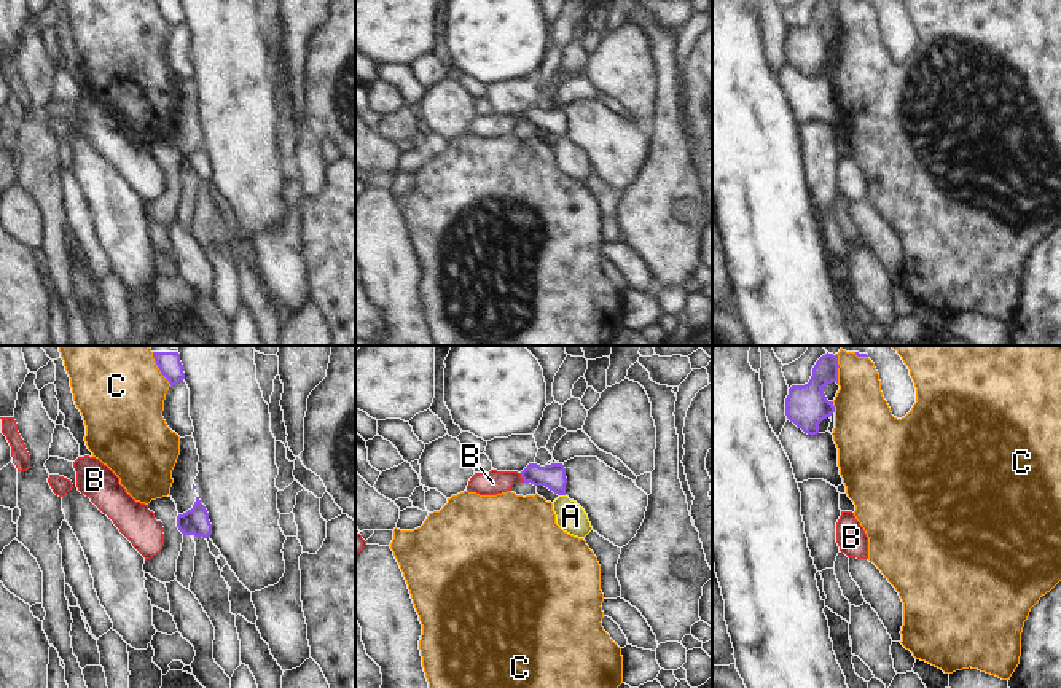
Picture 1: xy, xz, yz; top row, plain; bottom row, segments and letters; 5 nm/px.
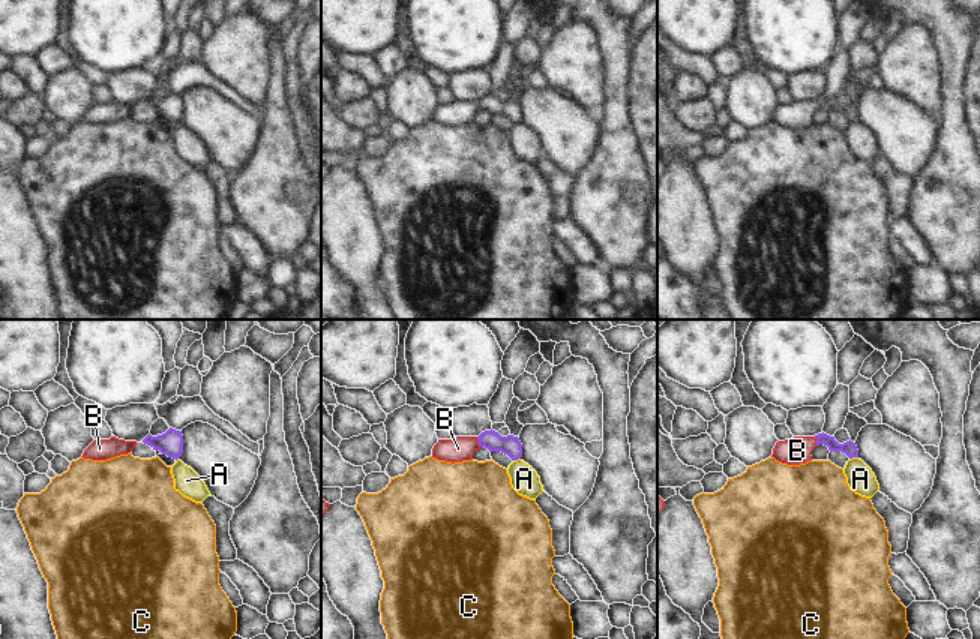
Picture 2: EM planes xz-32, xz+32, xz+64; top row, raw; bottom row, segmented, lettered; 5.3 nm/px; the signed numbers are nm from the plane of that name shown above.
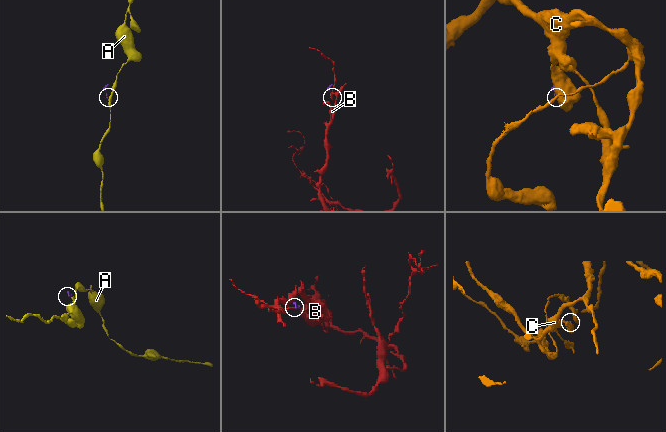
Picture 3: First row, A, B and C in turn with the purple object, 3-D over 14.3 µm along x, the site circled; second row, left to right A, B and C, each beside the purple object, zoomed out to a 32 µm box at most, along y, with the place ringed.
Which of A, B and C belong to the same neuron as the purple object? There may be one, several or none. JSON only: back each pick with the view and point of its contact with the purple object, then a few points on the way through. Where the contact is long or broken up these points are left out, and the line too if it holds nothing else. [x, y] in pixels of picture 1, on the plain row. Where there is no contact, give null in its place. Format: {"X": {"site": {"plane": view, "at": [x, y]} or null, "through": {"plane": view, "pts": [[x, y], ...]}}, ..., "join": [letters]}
{"B": {"site": {"plane": "xz", "at": [521, 120]}, "through": {"plane": "xz", "pts": [[553, 120], [521, 120], [493, 126]]}}, "join": ["B"]}

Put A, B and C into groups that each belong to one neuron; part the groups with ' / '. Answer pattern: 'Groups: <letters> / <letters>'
Groups: A / B / C

